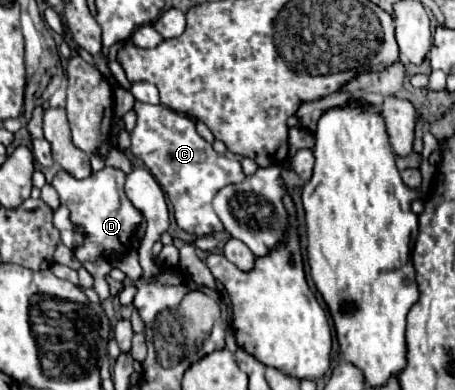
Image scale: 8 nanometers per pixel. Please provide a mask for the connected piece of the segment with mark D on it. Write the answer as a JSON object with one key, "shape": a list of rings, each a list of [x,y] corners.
{"shape":[[[105,166],[99,172],[93,172],[89,178],[77,180],[69,172],[59,170],[51,182],[61,198],[61,204],[69,208],[71,220],[81,228],[81,232],[87,234],[85,244],[75,250],[75,256],[85,262],[85,260],[99,260],[99,258],[119,258],[125,254],[133,240],[135,228],[141,224],[141,212],[129,202],[125,196],[123,184],[125,184],[125,174],[119,168]]]}

